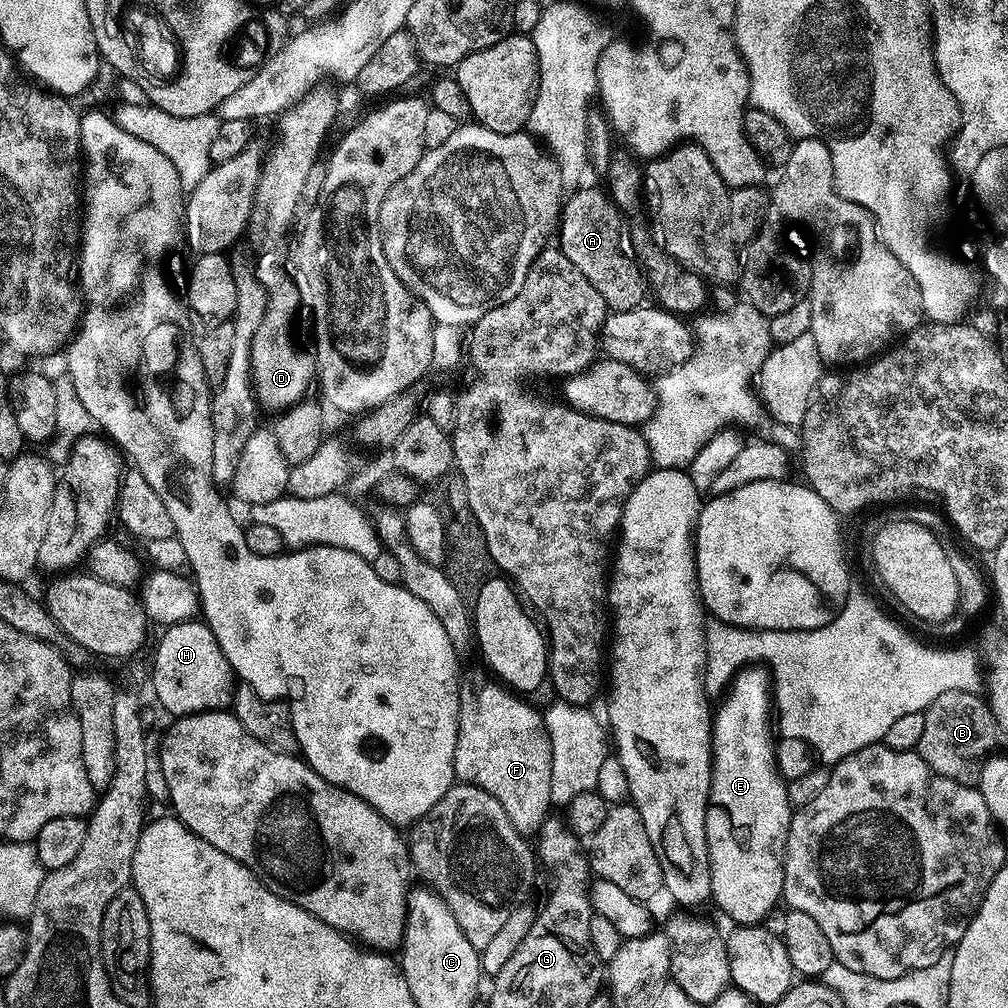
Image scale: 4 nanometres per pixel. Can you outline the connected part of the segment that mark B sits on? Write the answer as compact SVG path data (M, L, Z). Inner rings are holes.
M946 690L946 694L938 694L929 708L923 713L926 718L926 726L922 729L922 738L918 742L915 751L930 766L930 770L942 778L950 778L959 784L969 786L979 785L982 768L988 757L993 755L998 737L998 725L996 715L992 712L989 701L983 700L983 695L974 692L963 692L962 690Z

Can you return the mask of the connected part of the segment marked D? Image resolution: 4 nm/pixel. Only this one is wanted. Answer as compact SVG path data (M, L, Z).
M284 274L282 278L270 276L263 281L268 292L268 308L262 322L253 329L250 348L250 374L253 378L257 401L270 405L275 410L291 407L307 395L307 388L315 381L318 369L315 357L308 351L298 350L289 338L292 315L301 307L300 295L292 277Z

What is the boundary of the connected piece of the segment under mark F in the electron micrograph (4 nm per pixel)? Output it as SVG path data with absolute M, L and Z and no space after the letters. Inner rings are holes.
M468 682L460 685L458 738L454 746L456 780L478 786L498 798L519 832L536 834L554 808L550 794L550 738L541 709L531 708L524 701L527 699L496 684L481 688Z

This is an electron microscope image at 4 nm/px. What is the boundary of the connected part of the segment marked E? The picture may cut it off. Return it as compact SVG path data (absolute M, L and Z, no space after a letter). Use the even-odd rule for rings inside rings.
M749 667L739 673L738 679L731 685L728 705L721 712L717 711L712 726L712 795L706 810L706 838L708 839L708 853L710 854L710 878L712 879L711 899L733 920L736 926L756 926L759 920L768 916L768 911L777 903L781 903L784 895L784 847L788 837L788 827L792 821L793 807L788 801L788 784L780 771L776 769L776 749L772 732L768 729L768 712L770 716L770 676L767 671L757 667Z

